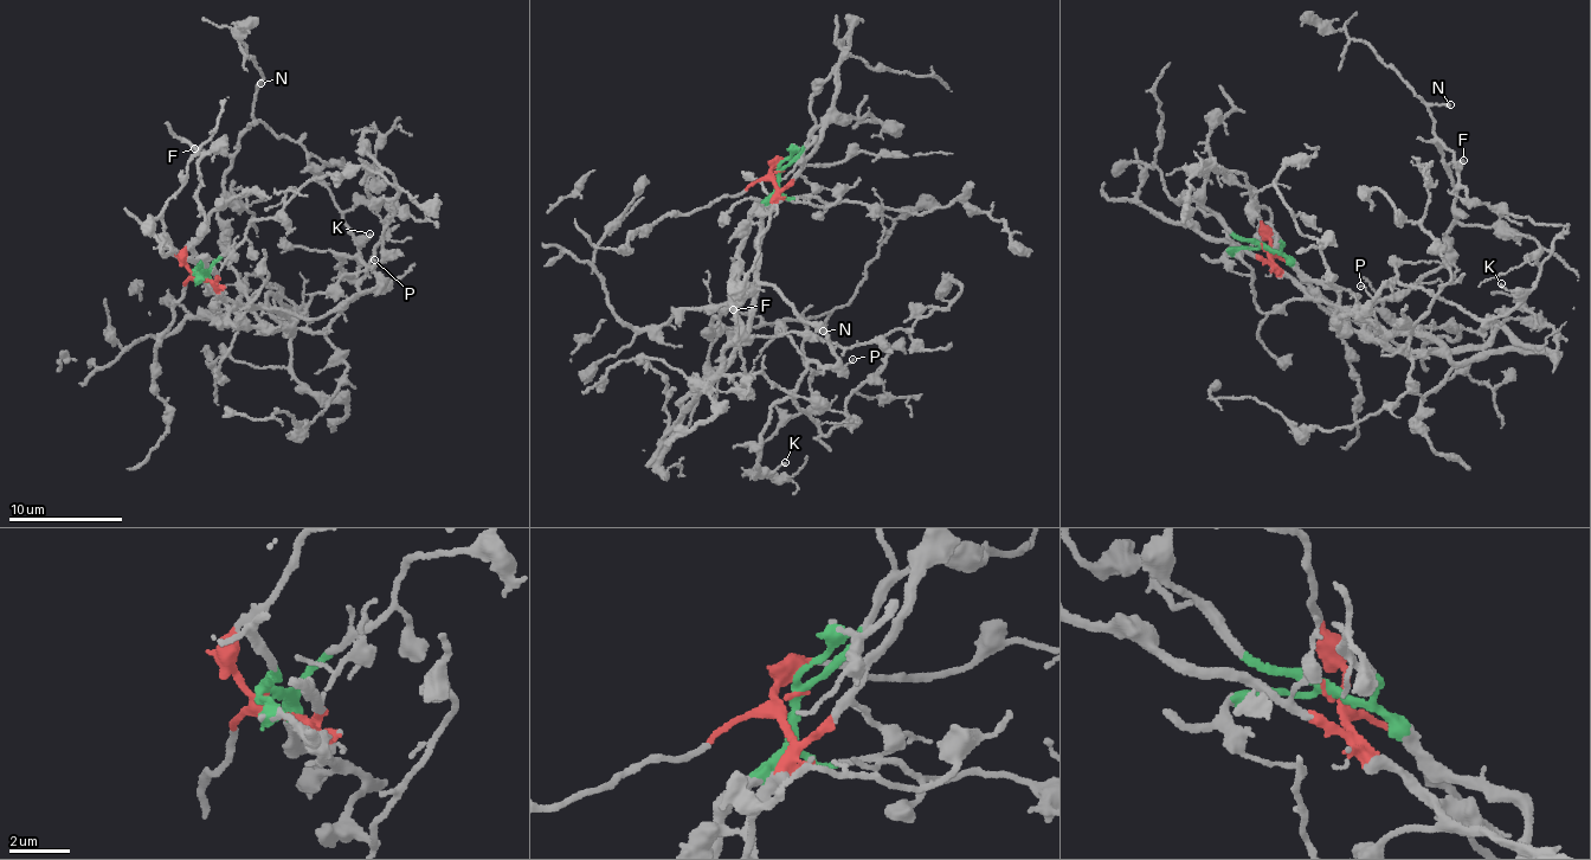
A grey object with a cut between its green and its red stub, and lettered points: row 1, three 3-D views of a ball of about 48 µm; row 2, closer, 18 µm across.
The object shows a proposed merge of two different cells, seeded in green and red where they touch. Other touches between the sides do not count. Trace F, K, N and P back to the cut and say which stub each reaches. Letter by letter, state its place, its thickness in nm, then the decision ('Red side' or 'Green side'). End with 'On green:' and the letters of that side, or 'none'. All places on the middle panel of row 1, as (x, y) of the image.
F: Place: (733, 309). Thickness 120 nm. Green side
K: Place: (785, 462). Thickness 110 nm. Red side
N: Place: (823, 331). Thickness 140 nm. Green side
P: Place: (852, 359). Thickness 110 nm. Red side
On green: F, N

